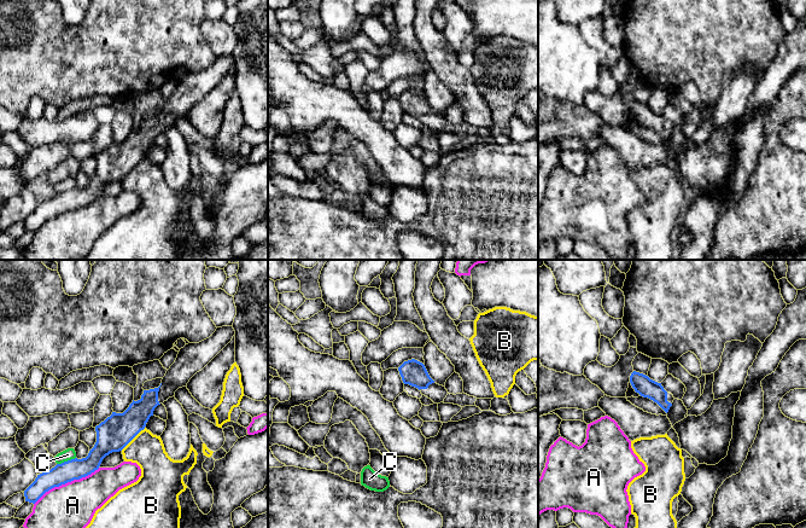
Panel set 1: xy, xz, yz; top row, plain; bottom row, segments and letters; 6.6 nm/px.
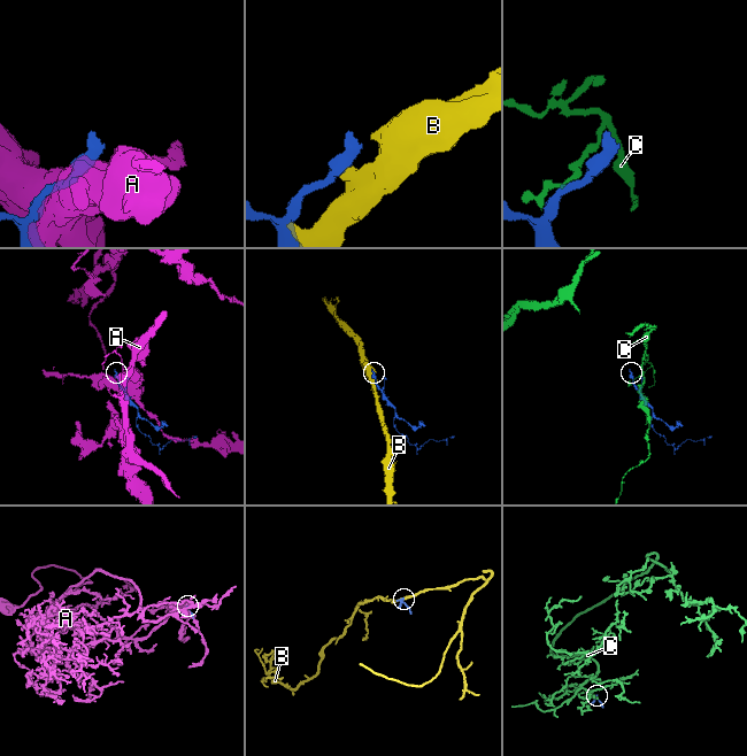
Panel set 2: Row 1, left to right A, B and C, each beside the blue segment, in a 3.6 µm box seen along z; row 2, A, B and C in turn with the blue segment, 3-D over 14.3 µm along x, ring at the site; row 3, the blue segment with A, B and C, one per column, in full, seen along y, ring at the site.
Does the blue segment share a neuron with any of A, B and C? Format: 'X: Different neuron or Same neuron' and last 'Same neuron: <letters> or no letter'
A: Different neuron
B: Different neuron
C: Different neuron
Same neuron: no letter

